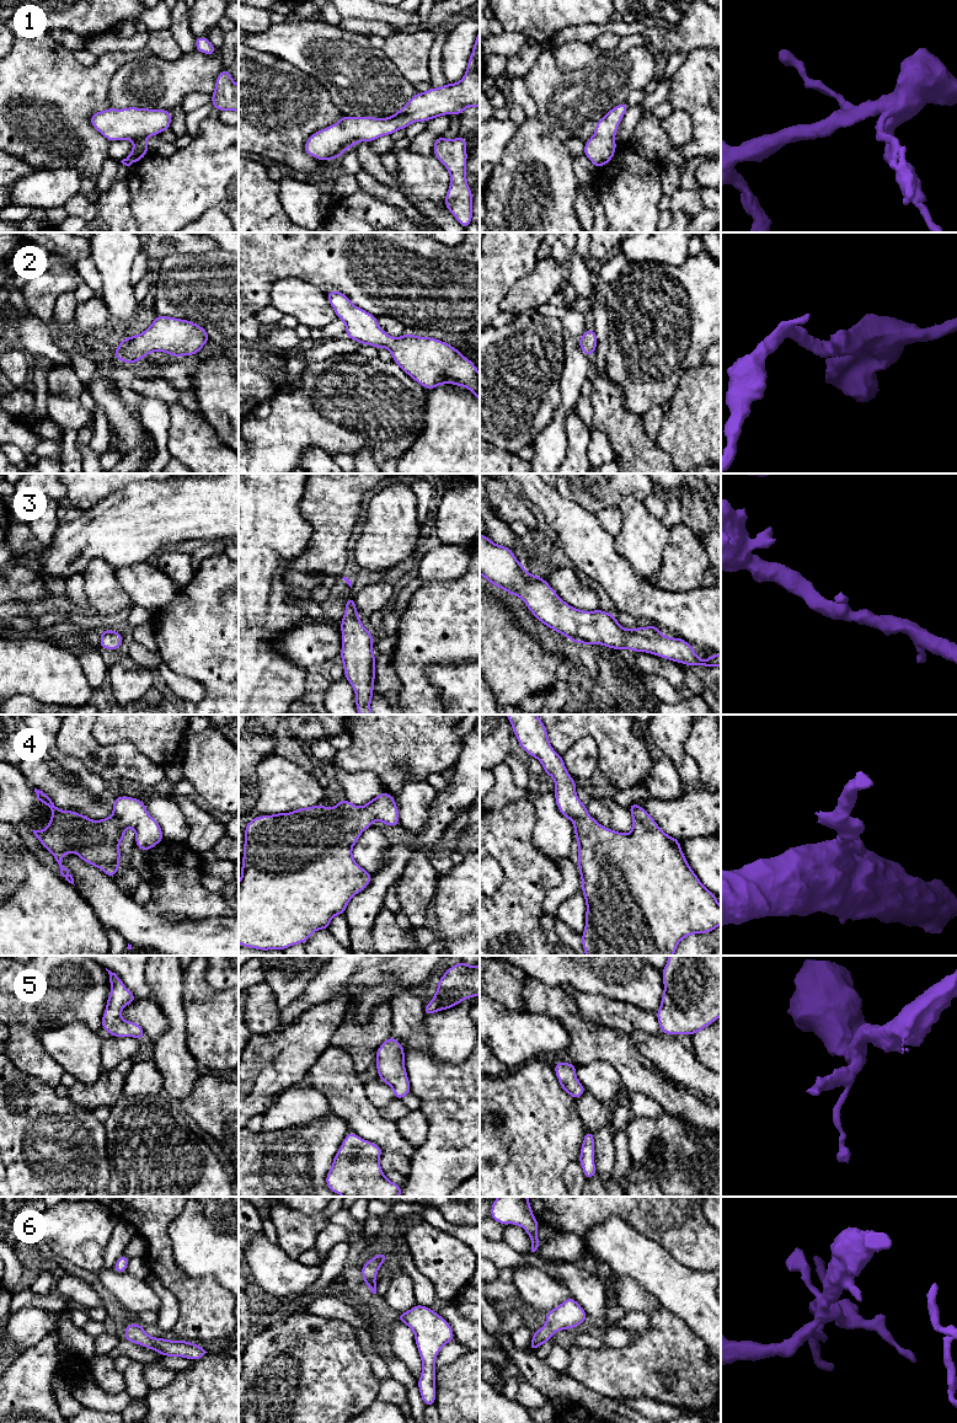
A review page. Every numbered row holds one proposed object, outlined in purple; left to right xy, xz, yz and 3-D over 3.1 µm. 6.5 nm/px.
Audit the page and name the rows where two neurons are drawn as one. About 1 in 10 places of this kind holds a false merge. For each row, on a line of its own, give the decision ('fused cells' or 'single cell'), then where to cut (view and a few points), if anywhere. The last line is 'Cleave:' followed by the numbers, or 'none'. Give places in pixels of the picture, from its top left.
1: single cell | no cut
2: single cell | no cut
3: single cell | no cut
4: single cell | no cut
5: single cell | no cut
6: single cell | no cut
Cleave: none

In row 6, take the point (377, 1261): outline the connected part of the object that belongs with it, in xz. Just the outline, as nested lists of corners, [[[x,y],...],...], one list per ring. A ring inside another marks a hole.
[[[380,1252],[378,1256],[369,1258],[368,1262],[360,1267],[364,1285],[367,1285],[373,1294],[376,1294],[376,1273],[386,1259],[387,1255]]]

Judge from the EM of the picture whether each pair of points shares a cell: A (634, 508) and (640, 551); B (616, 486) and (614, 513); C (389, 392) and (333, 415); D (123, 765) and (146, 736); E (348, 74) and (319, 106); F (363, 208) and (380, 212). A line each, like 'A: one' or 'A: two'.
A: one
B: two
C: one
D: two
E: two
F: one

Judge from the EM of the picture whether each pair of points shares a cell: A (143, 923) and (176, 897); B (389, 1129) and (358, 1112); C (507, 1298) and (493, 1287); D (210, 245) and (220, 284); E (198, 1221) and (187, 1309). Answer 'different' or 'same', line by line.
A: different
B: same
C: same
D: different
E: different

